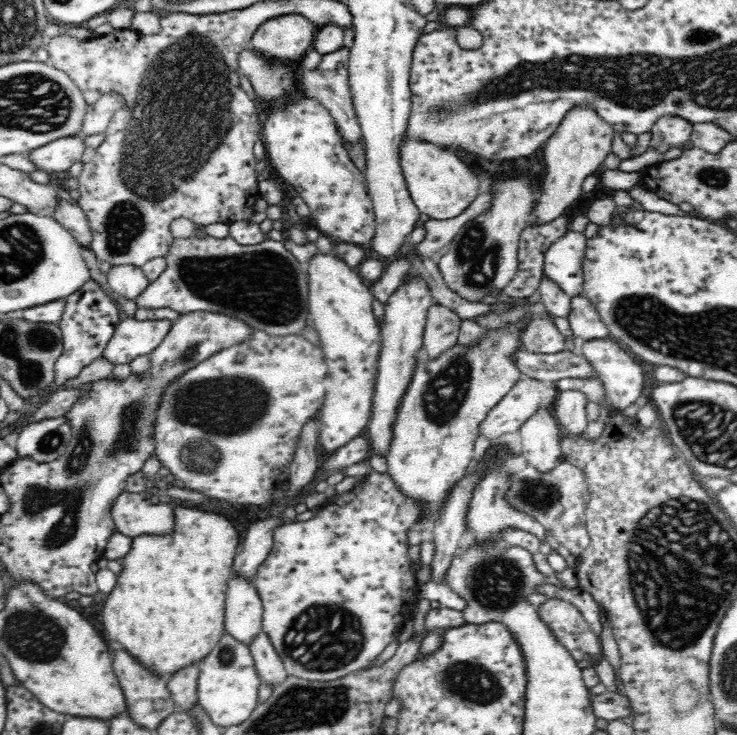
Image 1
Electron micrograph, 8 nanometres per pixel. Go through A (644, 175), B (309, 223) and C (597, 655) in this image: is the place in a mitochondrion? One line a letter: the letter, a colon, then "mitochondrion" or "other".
A: other
B: other
C: other

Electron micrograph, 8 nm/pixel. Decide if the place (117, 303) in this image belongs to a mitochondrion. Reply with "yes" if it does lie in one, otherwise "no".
no

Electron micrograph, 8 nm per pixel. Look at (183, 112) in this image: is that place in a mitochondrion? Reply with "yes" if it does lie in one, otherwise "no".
yes

